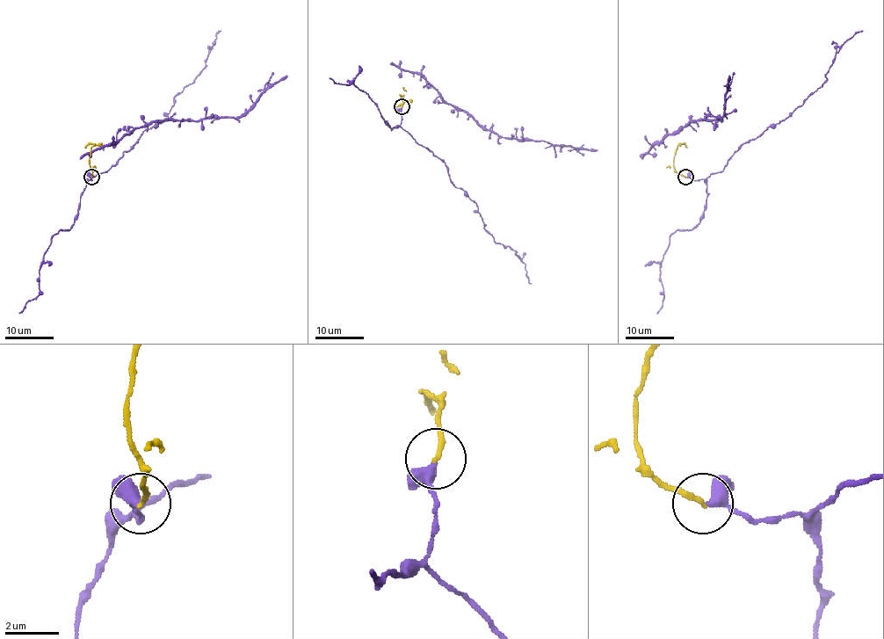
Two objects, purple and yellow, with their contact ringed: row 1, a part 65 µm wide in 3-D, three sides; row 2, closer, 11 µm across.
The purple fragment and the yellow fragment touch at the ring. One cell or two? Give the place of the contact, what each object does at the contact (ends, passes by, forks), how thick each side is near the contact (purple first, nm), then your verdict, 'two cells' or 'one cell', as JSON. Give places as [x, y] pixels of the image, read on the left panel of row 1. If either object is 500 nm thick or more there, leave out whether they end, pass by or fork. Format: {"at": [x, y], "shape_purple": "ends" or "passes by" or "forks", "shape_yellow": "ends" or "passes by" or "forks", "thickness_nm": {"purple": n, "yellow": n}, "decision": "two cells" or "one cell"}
{"at": [91, 177], "shape_purple": "passes by", "shape_yellow": "ends", "thickness_nm": {"purple": 320, "yellow": 190}, "decision": "one cell"}

